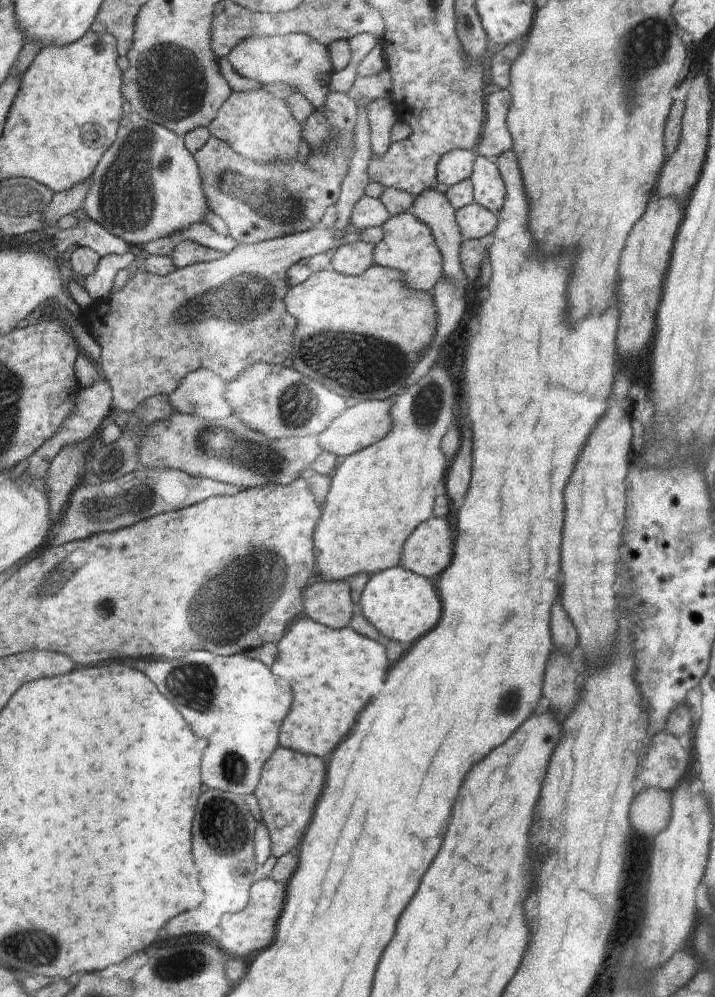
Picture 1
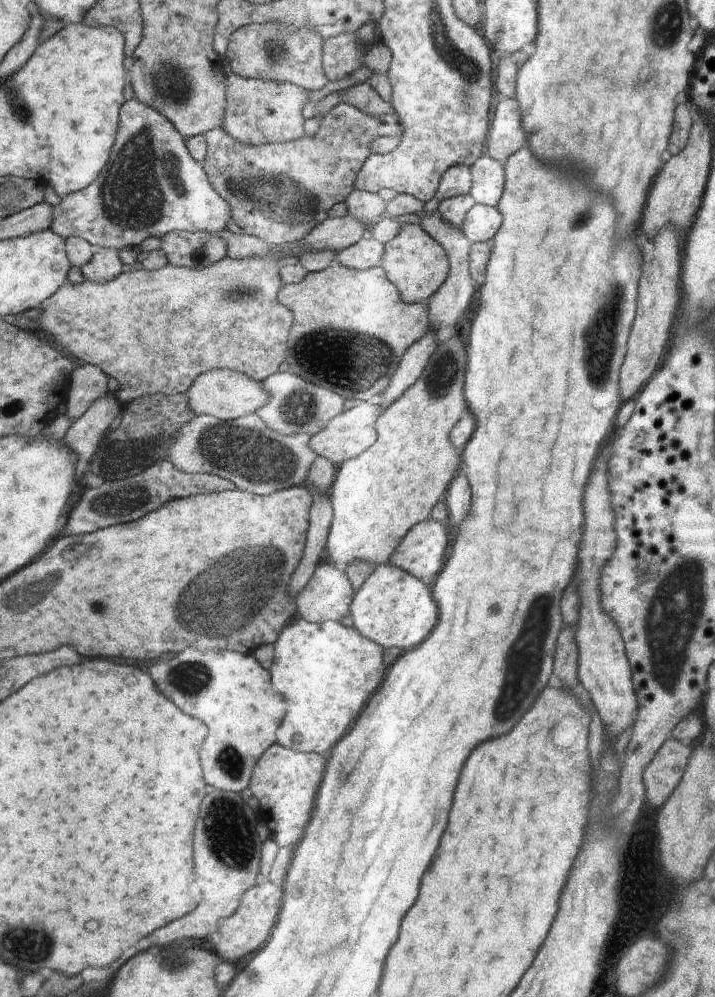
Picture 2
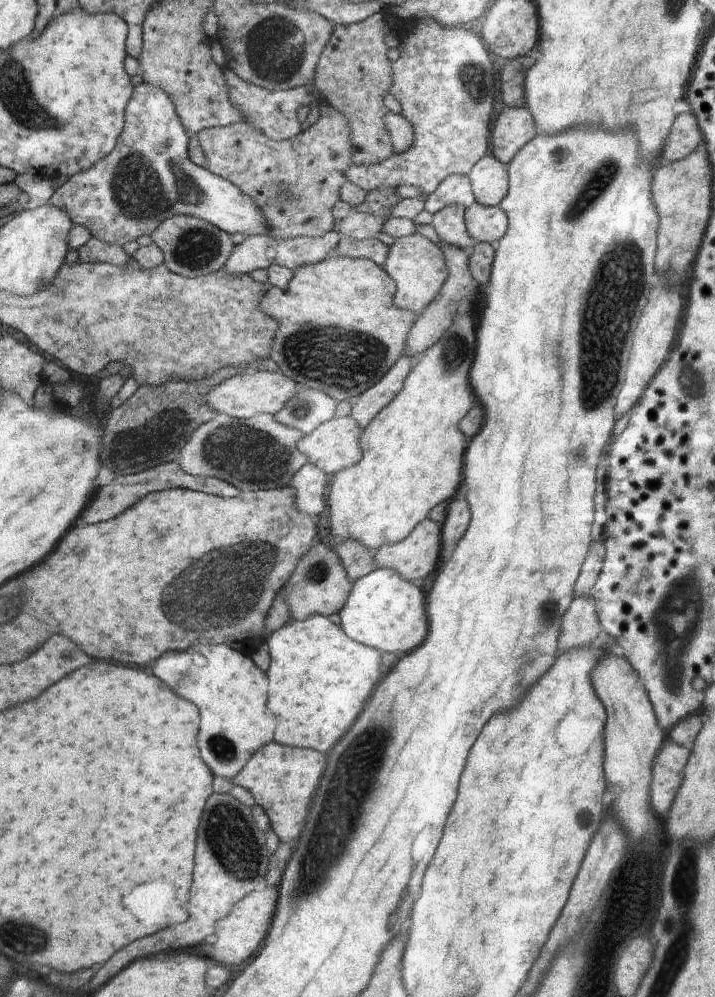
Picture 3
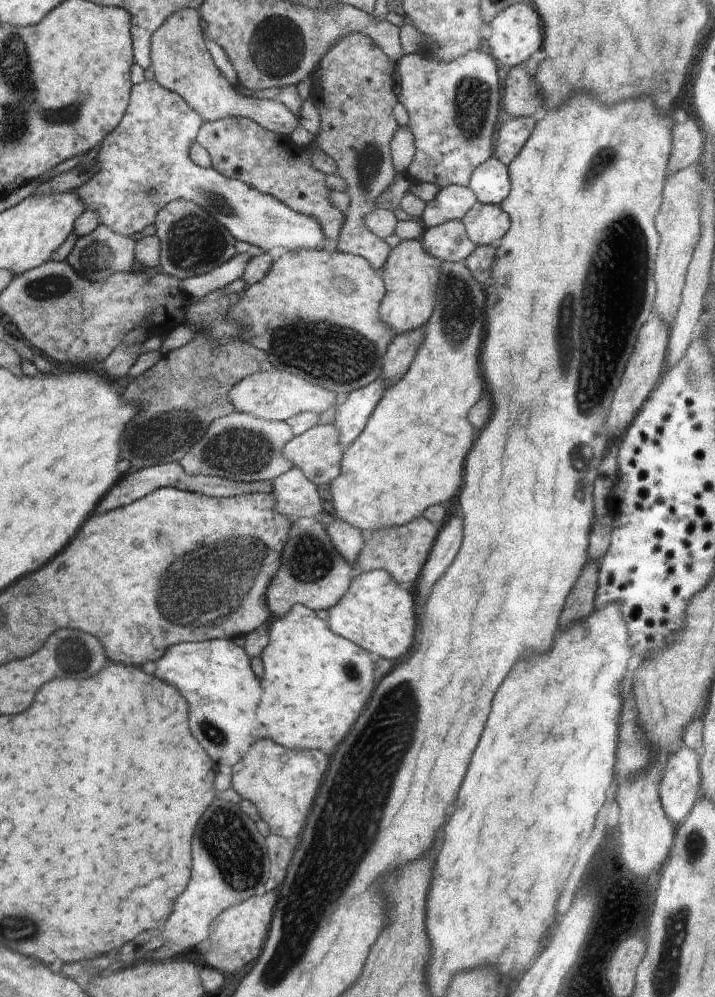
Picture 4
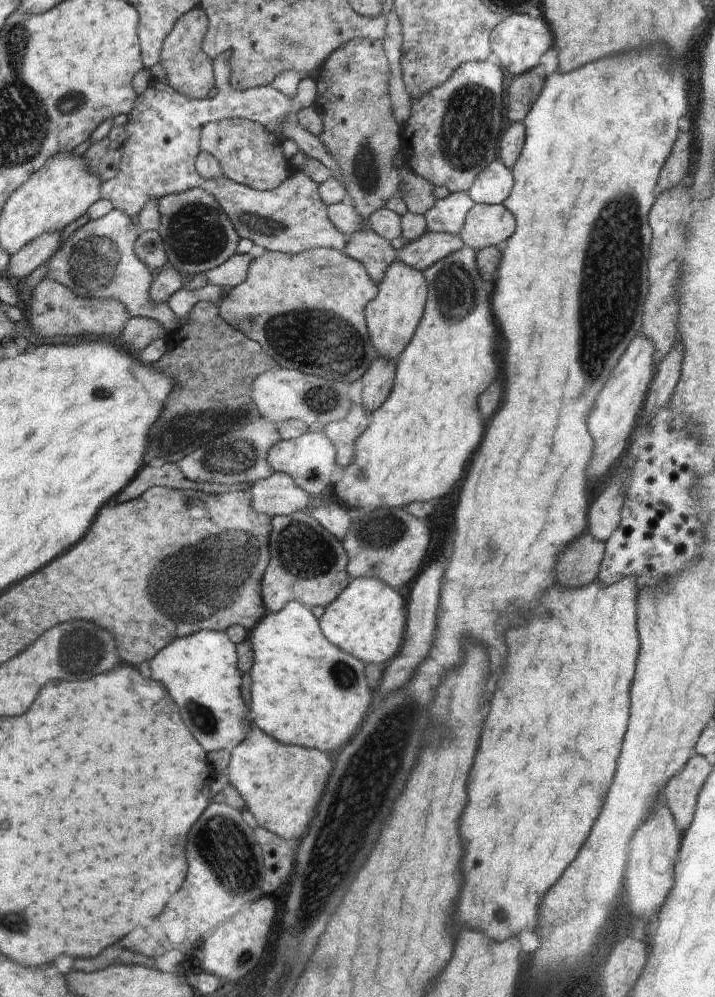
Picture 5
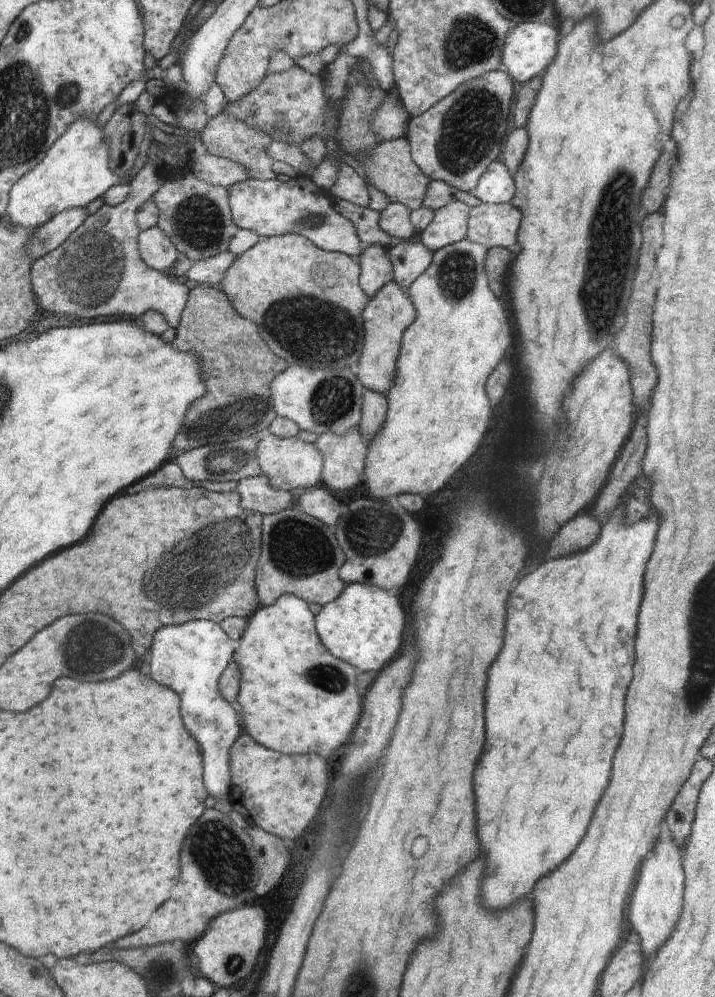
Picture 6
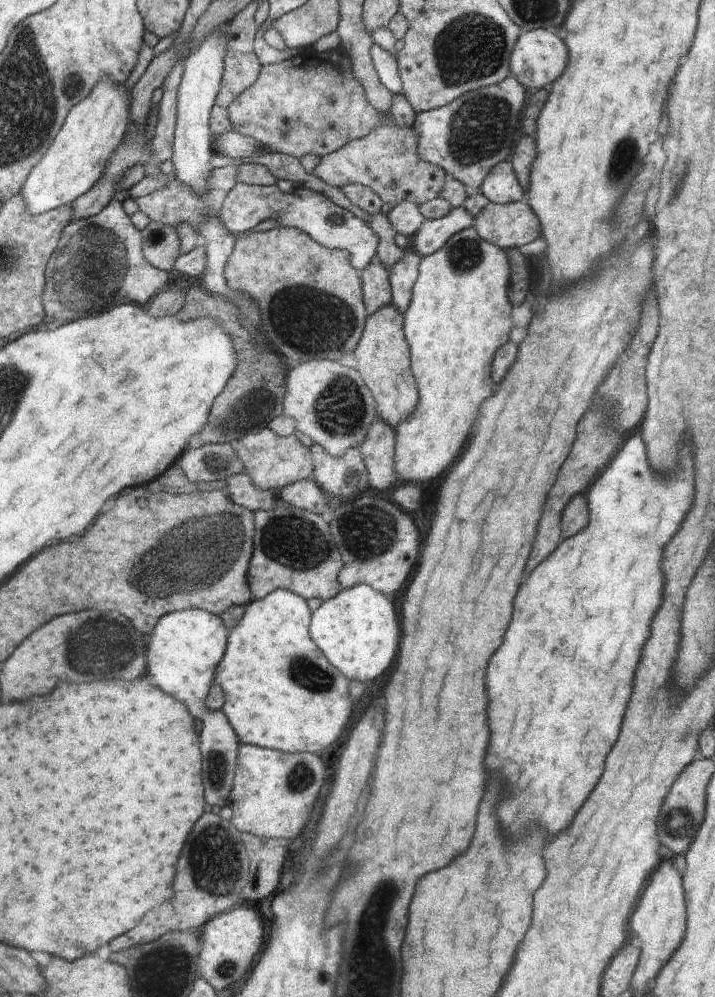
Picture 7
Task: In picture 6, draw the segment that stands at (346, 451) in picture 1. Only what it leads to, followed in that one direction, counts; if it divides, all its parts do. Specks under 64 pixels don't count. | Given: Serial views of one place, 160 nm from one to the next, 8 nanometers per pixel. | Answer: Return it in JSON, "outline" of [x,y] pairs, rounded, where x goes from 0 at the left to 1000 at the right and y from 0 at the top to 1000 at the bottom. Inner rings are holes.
{"outline":[[[378,434],[368,435],[359,445],[359,462],[365,475],[373,477],[376,484],[387,490],[417,494],[450,486],[453,482],[453,455],[442,445],[420,438],[396,440]]]}

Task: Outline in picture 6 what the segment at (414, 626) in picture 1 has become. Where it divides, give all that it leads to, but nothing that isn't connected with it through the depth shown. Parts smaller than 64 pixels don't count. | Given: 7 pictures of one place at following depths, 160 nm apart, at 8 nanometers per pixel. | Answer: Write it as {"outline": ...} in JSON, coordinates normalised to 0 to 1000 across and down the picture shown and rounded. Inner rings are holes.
{"outline":[[[490,585],[483,588],[478,596],[467,601],[464,605],[455,606],[442,618],[442,634],[449,639],[450,646],[460,651],[469,659],[492,665],[501,669],[503,674],[531,672],[537,670],[557,654],[559,644],[562,644],[562,634],[565,634],[565,614],[559,610],[559,604],[554,598],[543,596],[540,591],[515,585]]]}

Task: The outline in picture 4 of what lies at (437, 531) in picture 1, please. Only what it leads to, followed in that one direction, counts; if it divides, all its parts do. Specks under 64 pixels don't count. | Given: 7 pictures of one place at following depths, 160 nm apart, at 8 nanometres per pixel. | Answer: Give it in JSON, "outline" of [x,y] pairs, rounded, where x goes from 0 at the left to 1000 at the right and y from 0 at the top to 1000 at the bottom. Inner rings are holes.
{"outline":[[[585,520],[585,522],[579,522],[568,528],[529,531],[522,535],[516,534],[512,537],[510,547],[494,564],[495,570],[498,574],[526,571],[538,572],[545,575],[551,582],[564,587],[579,584],[587,578],[587,572],[590,572],[590,568],[594,568],[596,560],[603,556],[601,550],[608,545],[610,536],[613,536],[610,530],[593,520]]]}

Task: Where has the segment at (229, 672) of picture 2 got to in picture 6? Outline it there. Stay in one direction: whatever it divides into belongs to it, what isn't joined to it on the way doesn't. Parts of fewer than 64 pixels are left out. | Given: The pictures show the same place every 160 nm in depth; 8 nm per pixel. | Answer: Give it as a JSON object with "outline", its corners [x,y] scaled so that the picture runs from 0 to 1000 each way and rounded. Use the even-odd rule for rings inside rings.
{"outline":[[[277,621],[227,629],[218,634],[214,648],[206,657],[210,678],[221,686],[232,686],[249,698],[255,698],[255,718],[260,718],[260,730],[277,738],[277,746],[283,746],[283,758],[288,758],[288,790],[294,792],[294,798],[305,802],[320,802],[323,774],[319,756],[322,748],[337,738],[334,717],[308,693],[308,680],[315,674],[313,670],[320,668],[327,653],[322,648],[322,640],[305,630],[305,626]]]}

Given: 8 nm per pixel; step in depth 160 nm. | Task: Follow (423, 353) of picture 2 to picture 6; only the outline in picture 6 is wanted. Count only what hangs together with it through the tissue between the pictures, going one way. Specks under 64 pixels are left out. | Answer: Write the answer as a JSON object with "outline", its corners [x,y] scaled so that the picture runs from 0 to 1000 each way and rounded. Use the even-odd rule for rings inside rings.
{"outline":[[[495,428],[476,437],[466,433],[446,435],[439,445],[453,455],[450,486],[457,490],[484,493],[506,483],[513,443],[502,428]]]}

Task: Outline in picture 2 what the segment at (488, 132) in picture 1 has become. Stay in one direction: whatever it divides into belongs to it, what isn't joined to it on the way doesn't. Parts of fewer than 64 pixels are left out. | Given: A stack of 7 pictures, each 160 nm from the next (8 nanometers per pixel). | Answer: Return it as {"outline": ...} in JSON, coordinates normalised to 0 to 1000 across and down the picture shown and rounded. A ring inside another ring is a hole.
{"outline":[[[698,97],[698,103],[692,105],[688,128],[684,132],[684,151],[683,156],[697,160],[699,164],[708,164],[712,156],[719,152],[727,151],[736,145],[738,134],[730,124],[730,114],[724,110],[724,102],[716,98]]]}

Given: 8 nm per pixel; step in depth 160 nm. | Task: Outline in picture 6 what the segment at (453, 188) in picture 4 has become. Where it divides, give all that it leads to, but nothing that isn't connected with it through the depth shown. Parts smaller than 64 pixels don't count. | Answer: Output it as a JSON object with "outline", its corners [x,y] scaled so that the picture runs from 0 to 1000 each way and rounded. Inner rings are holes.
{"outline":[[[636,199],[627,202],[624,207],[608,211],[604,221],[590,232],[589,243],[604,253],[639,244],[655,235],[656,216],[660,209]]]}

